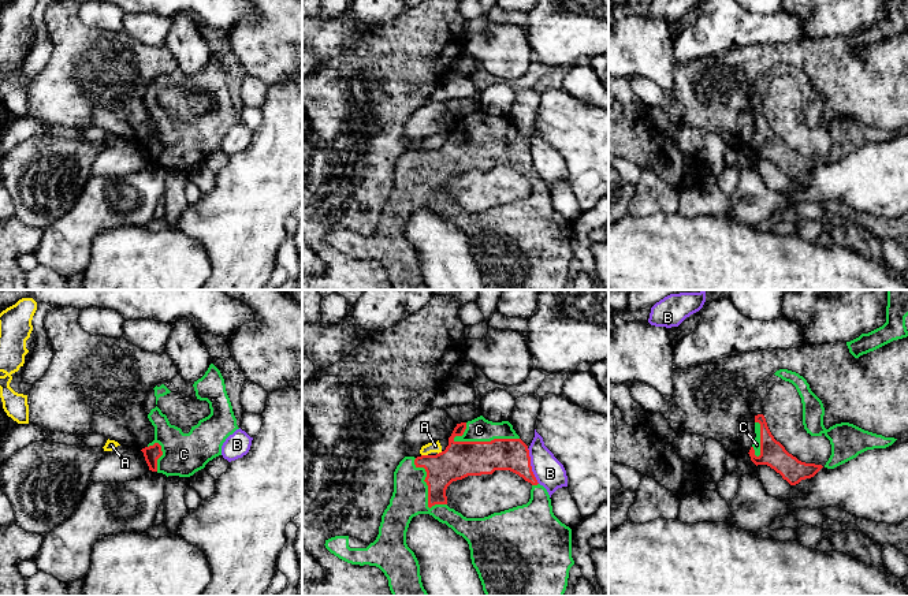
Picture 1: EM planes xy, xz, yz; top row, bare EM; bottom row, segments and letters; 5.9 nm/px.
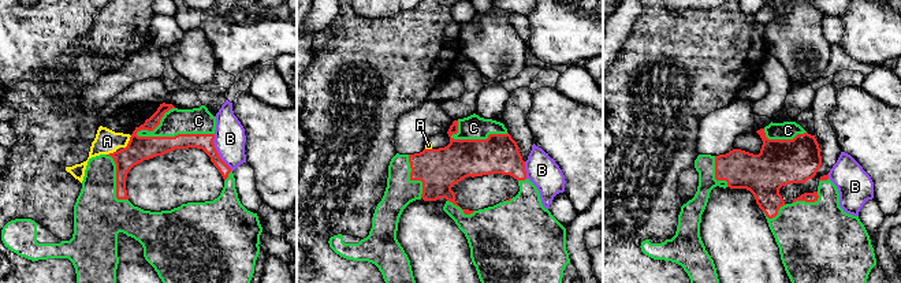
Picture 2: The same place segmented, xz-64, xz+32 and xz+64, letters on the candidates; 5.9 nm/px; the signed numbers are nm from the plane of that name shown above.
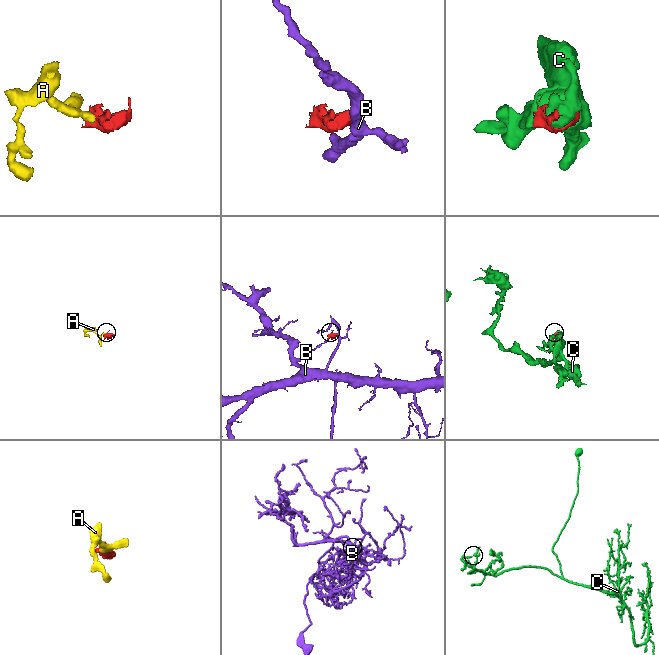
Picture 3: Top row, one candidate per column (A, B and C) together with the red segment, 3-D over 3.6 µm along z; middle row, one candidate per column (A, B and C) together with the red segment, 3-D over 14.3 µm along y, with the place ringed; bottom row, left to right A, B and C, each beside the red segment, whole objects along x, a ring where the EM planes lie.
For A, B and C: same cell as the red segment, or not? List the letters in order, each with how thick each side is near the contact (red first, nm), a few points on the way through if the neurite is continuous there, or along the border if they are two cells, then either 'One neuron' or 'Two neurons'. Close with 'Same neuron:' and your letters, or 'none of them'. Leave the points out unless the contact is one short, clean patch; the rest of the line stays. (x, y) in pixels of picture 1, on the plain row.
A: Thickness 220 nm (red) against 60 nm. Boundary: xz (421, 148), (427, 149). Two neurons
B: Thickness 190 nm (red) against 170 nm. Boundary: xz (527, 142), (531, 151), (531, 164), (539, 177). Two neurons
C: Thickness 220 nm (red) against 140 nm. One neuron
Same neuron: C

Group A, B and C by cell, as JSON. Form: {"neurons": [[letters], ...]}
{"neurons": [["A"], ["B"], ["C"]]}

